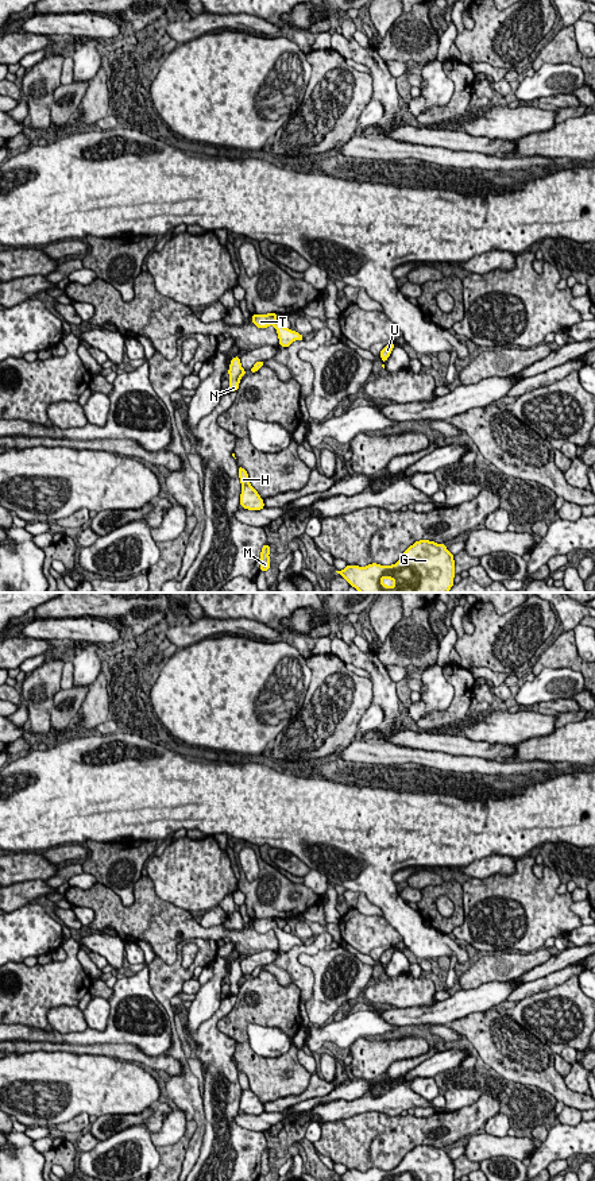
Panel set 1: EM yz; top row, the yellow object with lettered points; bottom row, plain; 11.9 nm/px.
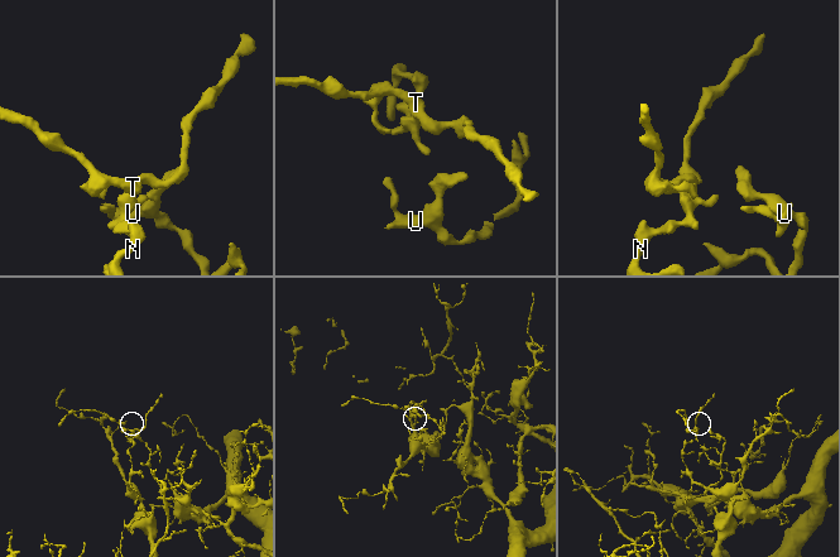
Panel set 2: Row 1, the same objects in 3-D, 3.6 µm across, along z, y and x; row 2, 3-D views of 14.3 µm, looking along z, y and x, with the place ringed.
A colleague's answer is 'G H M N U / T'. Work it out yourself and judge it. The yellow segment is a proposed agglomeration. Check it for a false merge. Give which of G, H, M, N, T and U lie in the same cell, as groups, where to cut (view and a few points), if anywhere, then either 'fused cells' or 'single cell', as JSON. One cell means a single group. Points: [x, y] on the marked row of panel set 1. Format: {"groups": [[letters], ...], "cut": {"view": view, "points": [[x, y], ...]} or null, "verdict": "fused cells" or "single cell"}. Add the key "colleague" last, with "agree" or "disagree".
{"groups": [["G", "H", "M", "N", "T", "U"]], "cut": null, "verdict": "single cell", "colleague": "disagree"}

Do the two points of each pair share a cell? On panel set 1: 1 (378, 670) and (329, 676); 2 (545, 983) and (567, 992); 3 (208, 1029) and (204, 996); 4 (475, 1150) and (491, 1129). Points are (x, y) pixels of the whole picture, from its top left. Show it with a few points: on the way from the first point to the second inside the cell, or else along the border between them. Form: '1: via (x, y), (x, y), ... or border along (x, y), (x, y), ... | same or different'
1: border along (369, 679), (371, 682), (371, 703) | different
2: border along (578, 975), (572, 975), (551, 988), (525, 998) | different
3: border along (221, 999), (217, 1008), (200, 1025), (193, 1038) | different
4: border along (486, 1133), (506, 1135) | different

